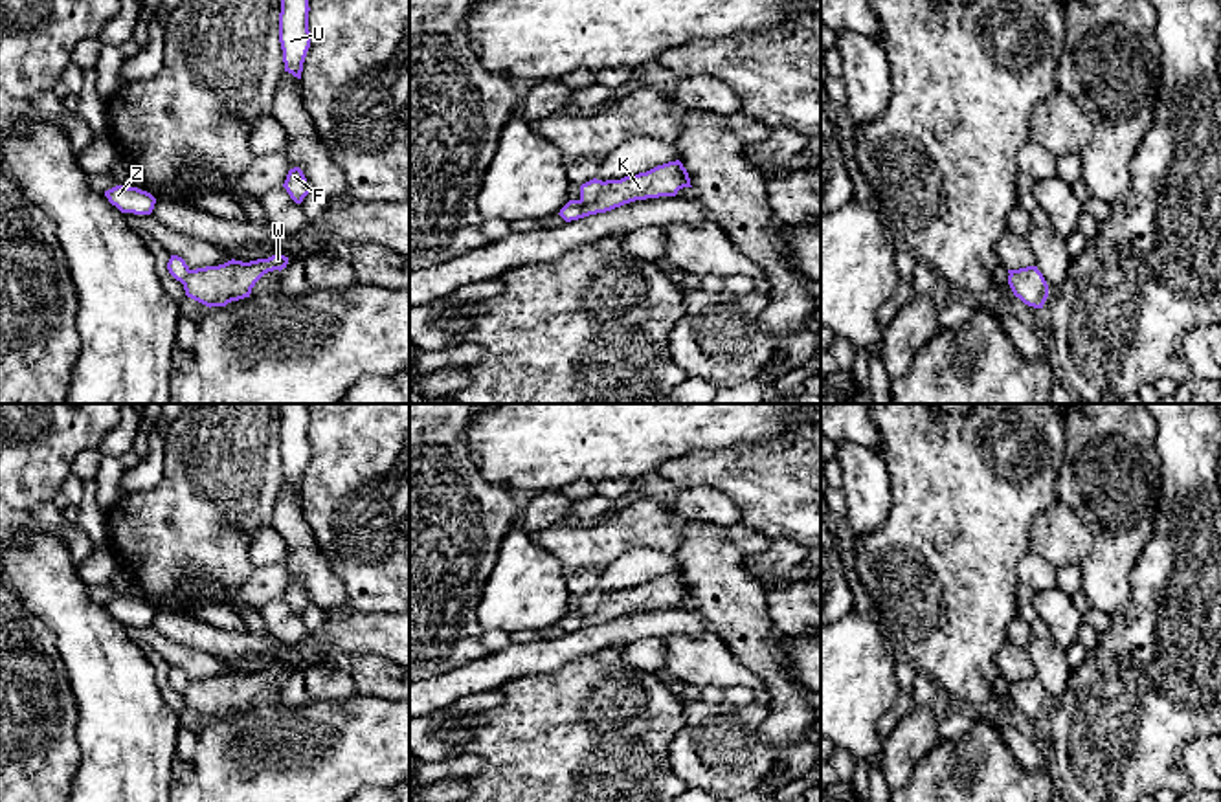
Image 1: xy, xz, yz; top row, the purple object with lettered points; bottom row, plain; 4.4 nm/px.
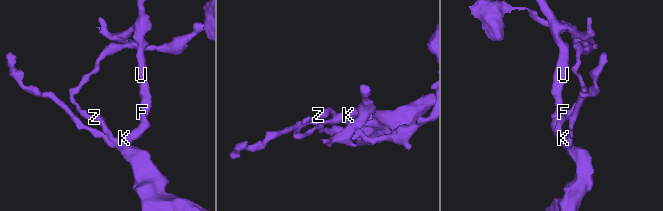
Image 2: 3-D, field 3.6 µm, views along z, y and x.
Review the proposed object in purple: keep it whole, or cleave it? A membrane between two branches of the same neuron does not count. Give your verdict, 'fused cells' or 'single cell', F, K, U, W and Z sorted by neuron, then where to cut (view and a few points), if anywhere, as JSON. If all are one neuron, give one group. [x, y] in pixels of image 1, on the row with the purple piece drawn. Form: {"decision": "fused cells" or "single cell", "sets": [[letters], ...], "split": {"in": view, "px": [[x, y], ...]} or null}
{"decision": "fused cells", "sets": [["F", "K", "U", "W"], ["Z"]], "split": {"in": "xz", "px": [[603, 182], [590, 202], [581, 200]]}}

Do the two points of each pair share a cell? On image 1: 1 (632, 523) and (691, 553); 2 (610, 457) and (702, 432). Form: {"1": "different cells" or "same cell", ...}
{"1": "different cells", "2": "same cell"}

